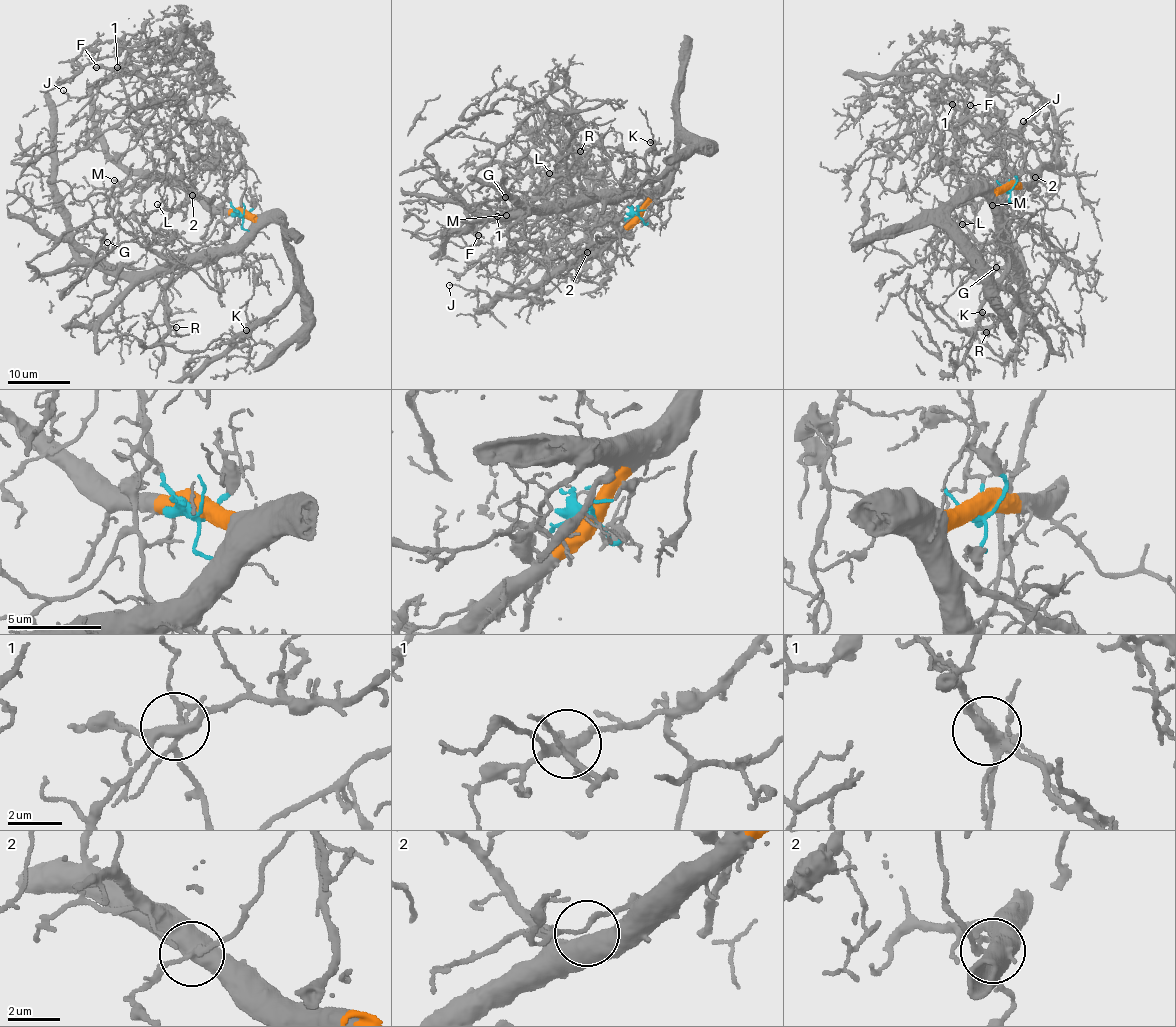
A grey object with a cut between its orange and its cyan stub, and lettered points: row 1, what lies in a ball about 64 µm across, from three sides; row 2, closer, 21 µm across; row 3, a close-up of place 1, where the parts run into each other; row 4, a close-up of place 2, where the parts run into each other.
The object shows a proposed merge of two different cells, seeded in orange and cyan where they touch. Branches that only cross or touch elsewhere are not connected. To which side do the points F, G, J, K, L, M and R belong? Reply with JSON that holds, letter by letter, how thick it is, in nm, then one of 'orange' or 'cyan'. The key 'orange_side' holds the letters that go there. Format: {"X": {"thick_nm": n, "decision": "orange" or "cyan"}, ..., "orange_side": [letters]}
{"F": {"thick_nm": 100, "decision": "cyan"}, "G": {"thick_nm": 110, "decision": "orange"}, "J": {"thick_nm": 120, "decision": "orange"}, "K": {"thick_nm": 120, "decision": "orange"}, "L": {"thick_nm": 140, "decision": "orange"}, "M": {"thick_nm": 170, "decision": "orange"}, "R": {"thick_nm": 120, "decision": "orange"}, "orange_side": ["G", "J", "K", "L", "M", "R"]}

